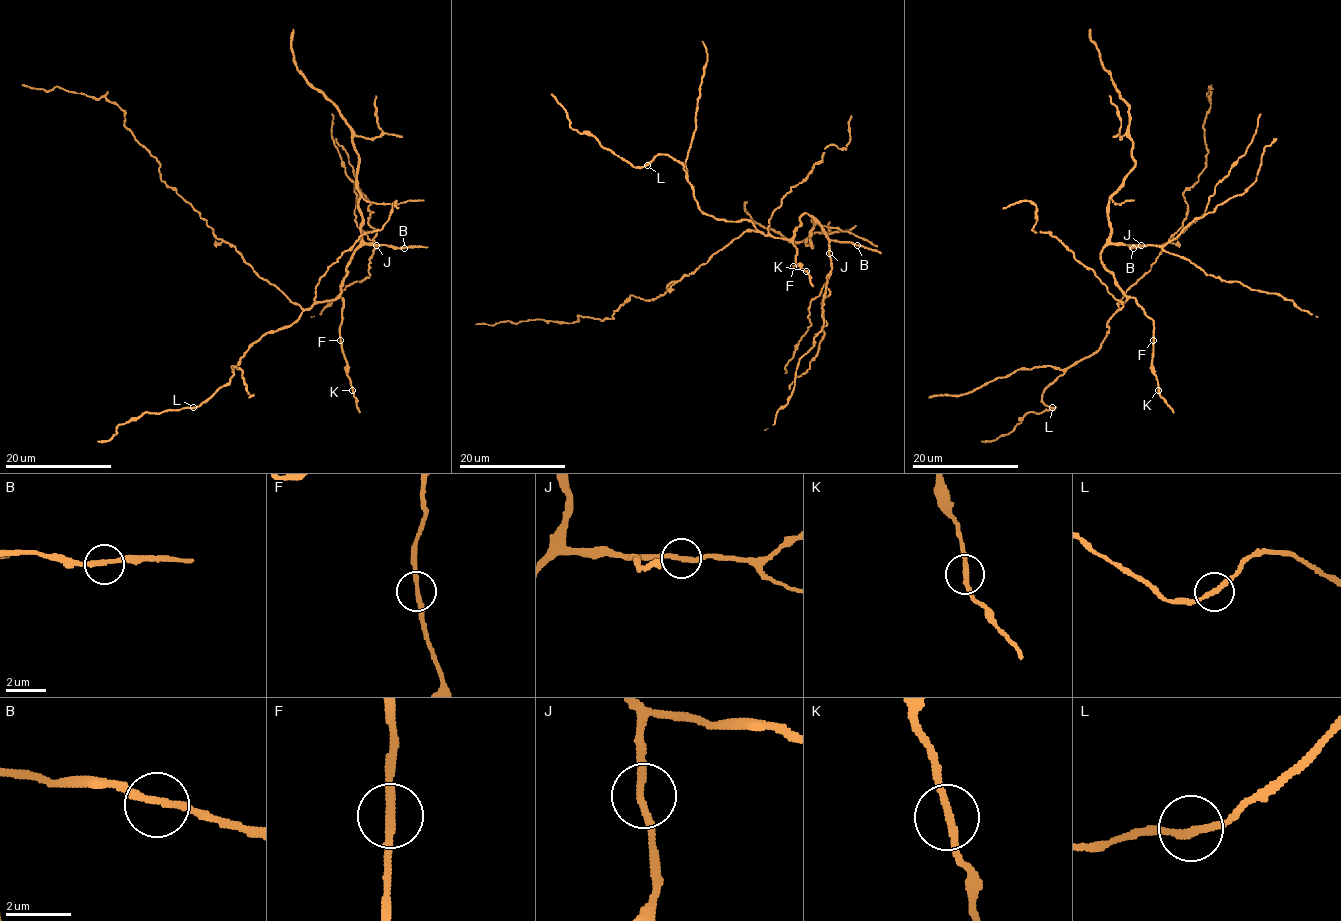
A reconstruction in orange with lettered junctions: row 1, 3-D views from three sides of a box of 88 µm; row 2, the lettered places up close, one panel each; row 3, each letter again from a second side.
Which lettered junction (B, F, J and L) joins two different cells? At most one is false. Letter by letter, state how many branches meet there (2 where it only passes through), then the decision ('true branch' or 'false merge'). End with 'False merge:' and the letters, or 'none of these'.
B: branches 2; true branch
F: branches 2; true branch
J: branches 2; true branch
L: branches 2; true branch
False merge: none of these

